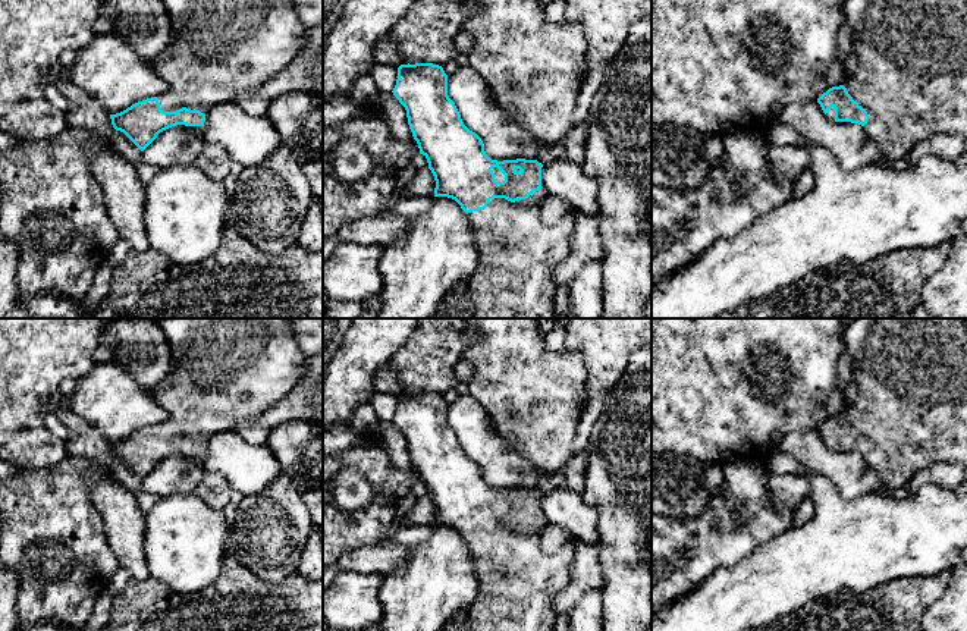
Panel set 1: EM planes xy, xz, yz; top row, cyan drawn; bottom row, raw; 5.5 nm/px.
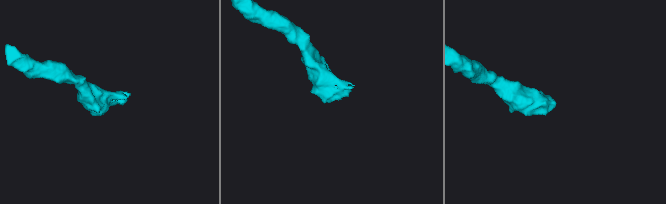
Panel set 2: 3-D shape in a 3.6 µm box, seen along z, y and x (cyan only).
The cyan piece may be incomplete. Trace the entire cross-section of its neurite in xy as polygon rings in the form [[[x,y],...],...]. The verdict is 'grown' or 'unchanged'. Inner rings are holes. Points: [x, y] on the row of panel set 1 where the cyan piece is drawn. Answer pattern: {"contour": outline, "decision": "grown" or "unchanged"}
{"contour": [[[163,0],[173,40],[151,66],[169,90],[110,114],[116,131],[123,132],[144,151],[160,132],[185,125],[204,135],[205,113],[220,103],[233,103],[248,91],[258,91],[289,66],[305,41],[307,28],[292,0]]], "decision": "grown"}

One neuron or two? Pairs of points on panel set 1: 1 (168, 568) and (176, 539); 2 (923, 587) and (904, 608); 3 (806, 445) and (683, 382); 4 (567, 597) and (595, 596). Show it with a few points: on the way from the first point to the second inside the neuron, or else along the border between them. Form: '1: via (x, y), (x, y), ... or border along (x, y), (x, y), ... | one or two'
1: via (175, 561), (176, 546) | one
2: via (919, 592), (907, 603) | one
3: border along (816, 427), (807, 432), (790, 432), (775, 451) | two
4: border along (599, 589), (590, 589), (570, 614) | two

